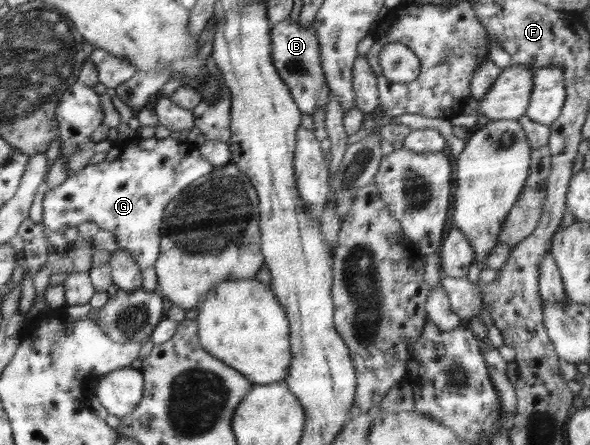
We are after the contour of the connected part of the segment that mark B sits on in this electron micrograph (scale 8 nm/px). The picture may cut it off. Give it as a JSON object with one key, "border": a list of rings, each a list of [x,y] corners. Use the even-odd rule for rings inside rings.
{"border":[[[285,17],[272,28],[271,57],[273,57],[273,65],[289,87],[299,110],[312,117],[317,110],[325,111],[331,91],[325,80],[319,56],[319,40],[312,25],[302,26],[299,19],[290,20],[290,17]]]}

